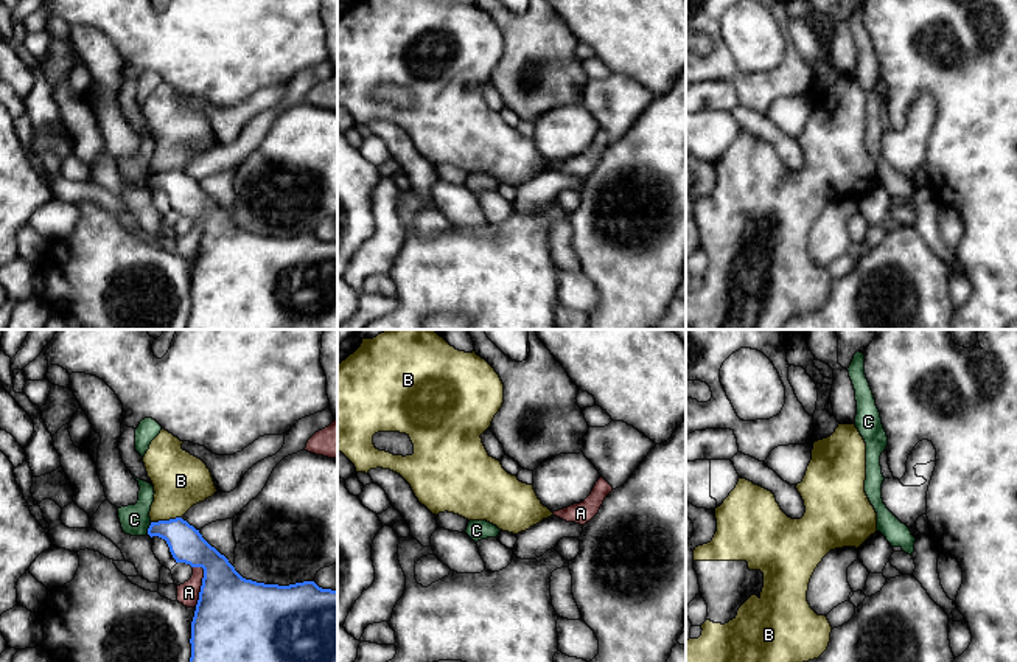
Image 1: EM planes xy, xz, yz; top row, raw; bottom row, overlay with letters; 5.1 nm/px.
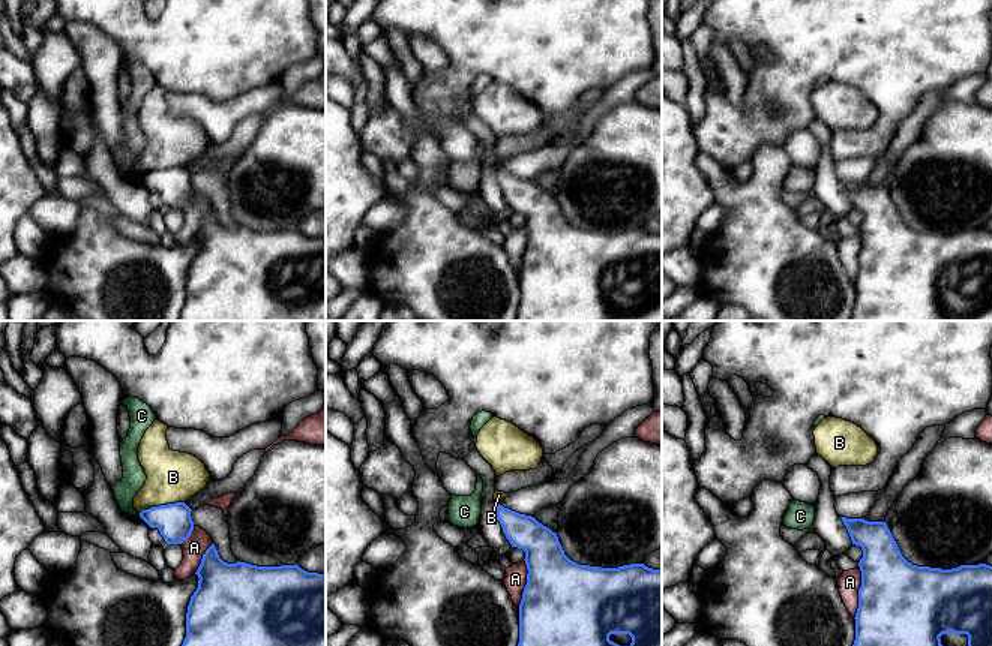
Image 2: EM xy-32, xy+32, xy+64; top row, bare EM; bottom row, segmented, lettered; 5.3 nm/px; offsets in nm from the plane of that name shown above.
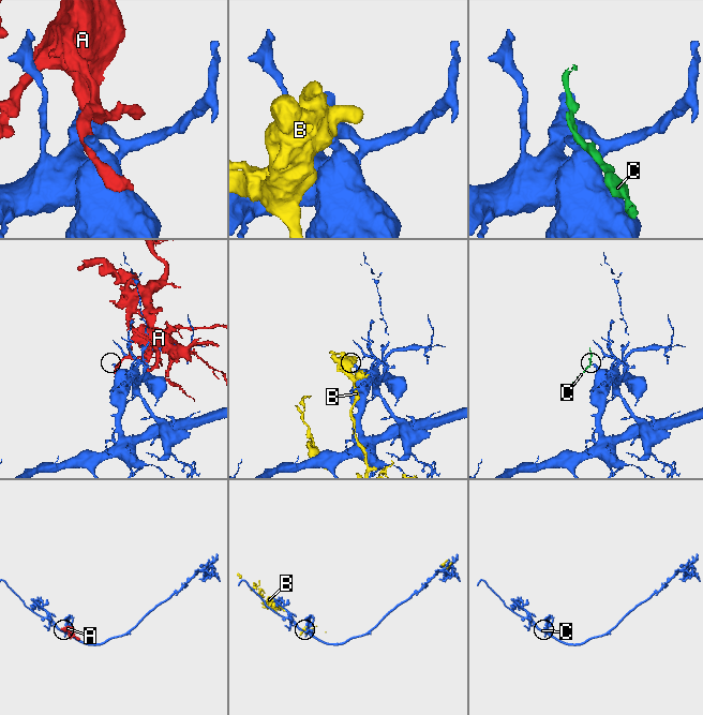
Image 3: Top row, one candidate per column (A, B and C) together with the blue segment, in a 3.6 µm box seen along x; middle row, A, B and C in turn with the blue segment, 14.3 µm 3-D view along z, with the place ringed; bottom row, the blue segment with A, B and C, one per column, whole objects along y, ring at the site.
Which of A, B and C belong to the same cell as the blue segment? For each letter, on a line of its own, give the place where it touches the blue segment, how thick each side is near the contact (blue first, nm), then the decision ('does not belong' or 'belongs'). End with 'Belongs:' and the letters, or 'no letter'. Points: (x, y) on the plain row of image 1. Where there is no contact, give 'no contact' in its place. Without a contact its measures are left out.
A: xy (201, 238) | 440/110 nm | does not belong
B: xy (165, 173) | 180/280 nm | does not belong
C: xy (148, 181) | 180/150 nm | does not belong
Belongs: no letter

